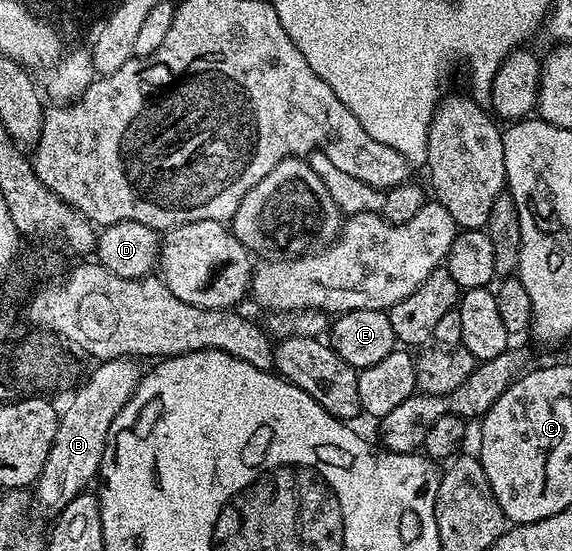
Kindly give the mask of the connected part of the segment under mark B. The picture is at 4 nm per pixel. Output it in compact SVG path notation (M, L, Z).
M112 358L108 362L100 362L97 370L81 384L76 390L76 395L68 402L68 407L60 414L58 432L54 432L54 444L50 444L50 456L46 456L46 464L42 464L40 477L34 483L34 502L44 510L58 512L74 500L74 496L85 493L88 486L93 485L94 479L100 473L102 456L108 443L110 424L114 424L114 416L130 400L130 396L136 391L136 385L142 377L141 363L135 358Z

